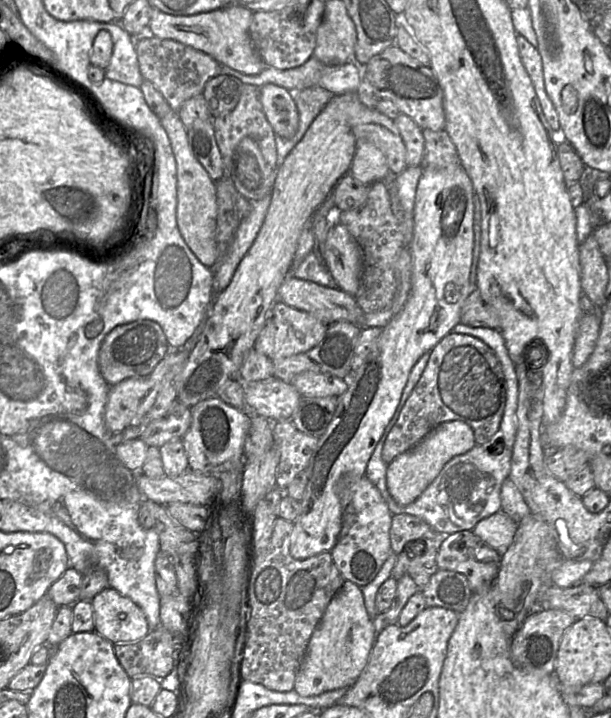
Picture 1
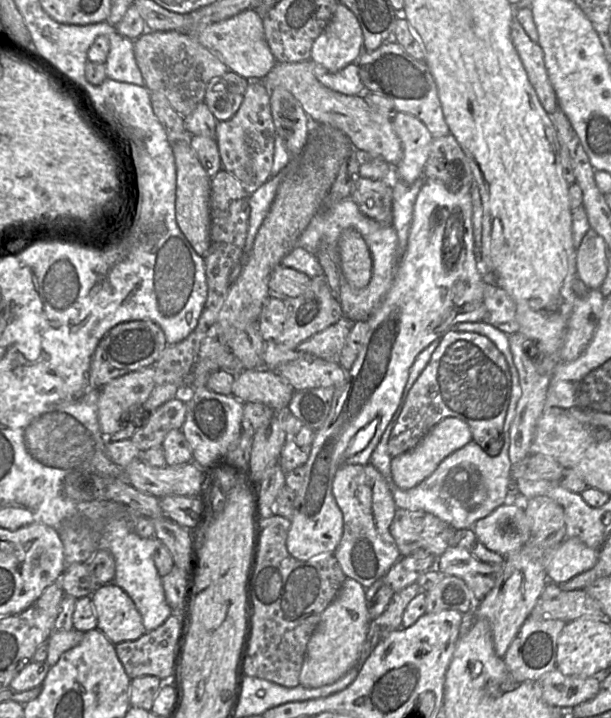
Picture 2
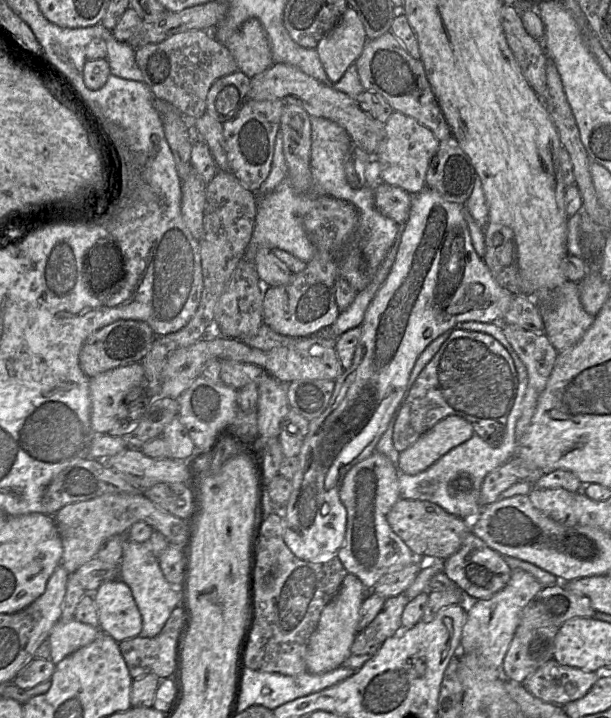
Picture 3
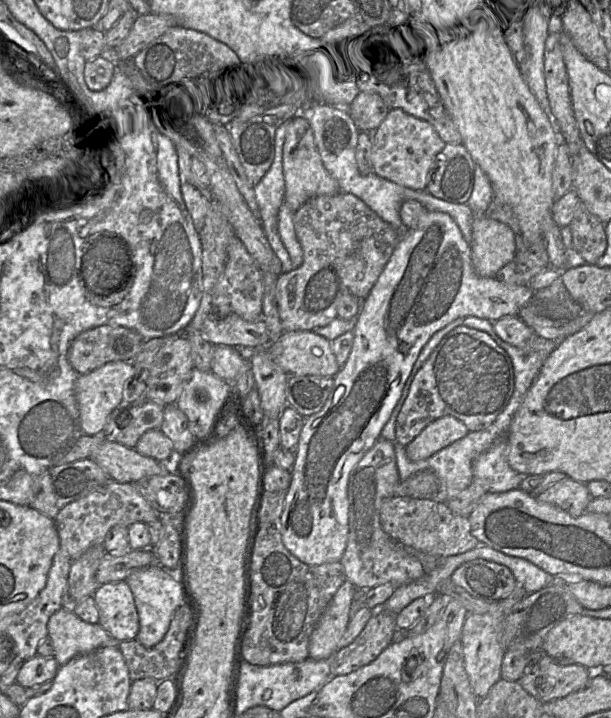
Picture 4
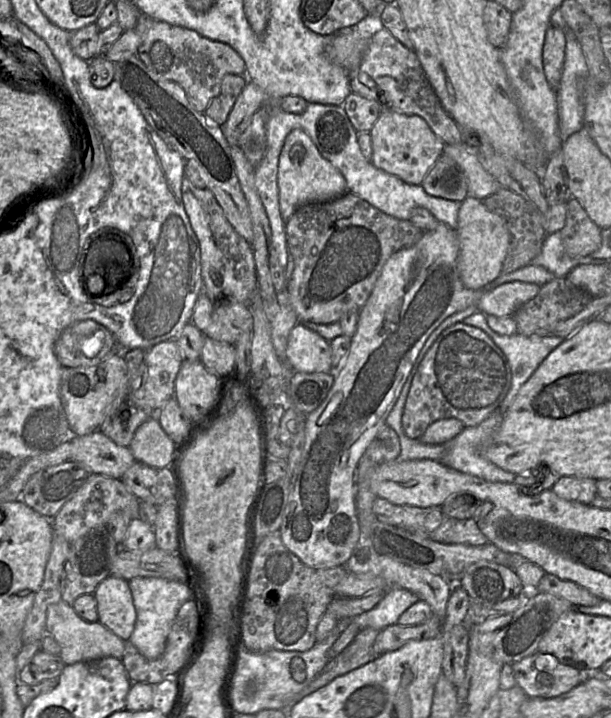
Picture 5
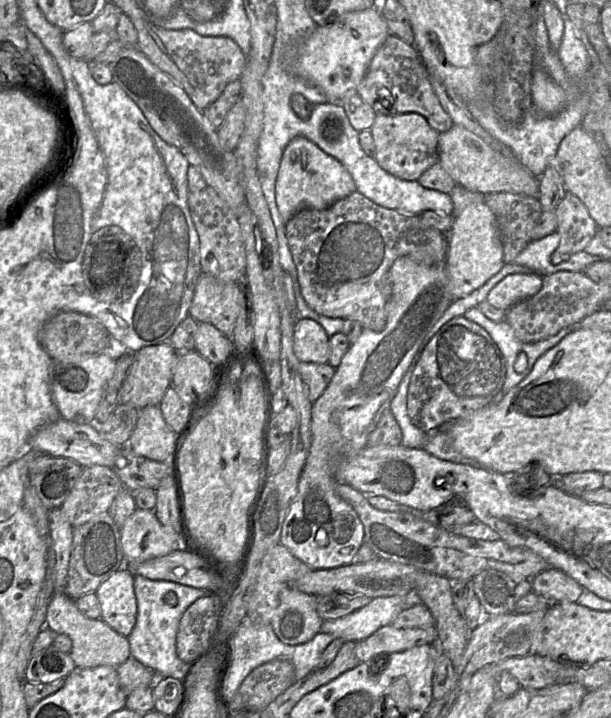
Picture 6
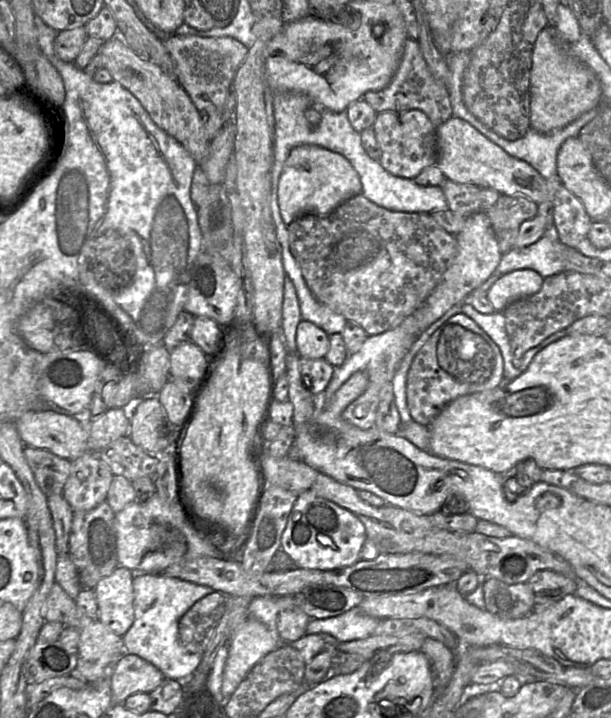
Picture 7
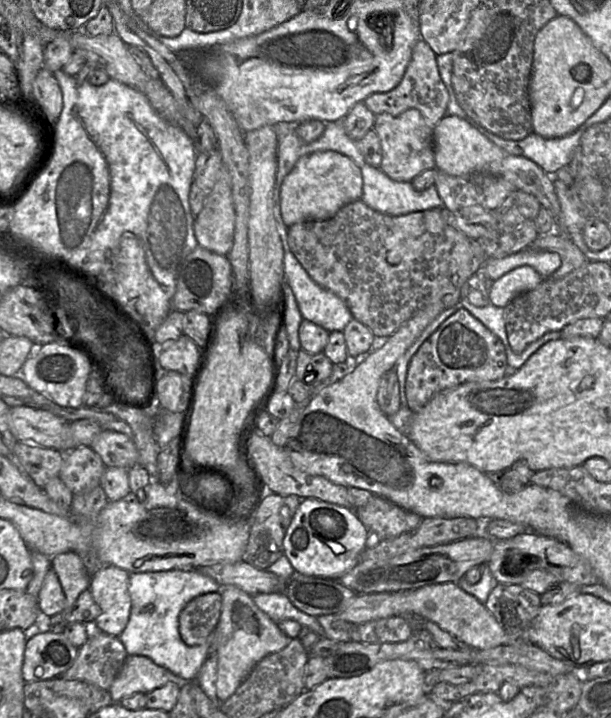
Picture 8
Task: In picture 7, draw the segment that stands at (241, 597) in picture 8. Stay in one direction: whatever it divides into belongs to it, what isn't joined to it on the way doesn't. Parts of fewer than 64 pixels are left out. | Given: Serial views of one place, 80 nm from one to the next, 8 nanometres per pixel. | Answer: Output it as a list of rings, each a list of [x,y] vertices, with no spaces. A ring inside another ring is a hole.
[[[248,615],[246,620],[233,630],[228,642],[228,658],[224,668],[221,692],[225,699],[229,699],[250,670],[267,654],[281,645],[279,636],[273,636],[266,625]]]

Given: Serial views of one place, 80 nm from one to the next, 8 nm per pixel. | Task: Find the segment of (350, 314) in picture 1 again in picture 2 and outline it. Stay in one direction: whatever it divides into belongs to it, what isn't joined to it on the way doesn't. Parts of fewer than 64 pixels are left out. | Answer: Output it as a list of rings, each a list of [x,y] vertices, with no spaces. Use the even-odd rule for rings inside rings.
[[[280,264],[272,271],[268,287],[270,295],[278,298],[294,298],[302,295],[310,283],[311,278],[307,275]]]

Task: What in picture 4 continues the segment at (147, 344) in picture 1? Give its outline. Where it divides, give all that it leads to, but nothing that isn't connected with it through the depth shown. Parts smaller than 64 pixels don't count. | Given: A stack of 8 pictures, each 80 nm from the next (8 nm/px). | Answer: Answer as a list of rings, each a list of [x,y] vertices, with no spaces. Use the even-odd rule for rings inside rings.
[[[102,325],[81,332],[71,342],[68,360],[78,374],[86,374],[111,361],[132,360],[144,341],[133,329]]]

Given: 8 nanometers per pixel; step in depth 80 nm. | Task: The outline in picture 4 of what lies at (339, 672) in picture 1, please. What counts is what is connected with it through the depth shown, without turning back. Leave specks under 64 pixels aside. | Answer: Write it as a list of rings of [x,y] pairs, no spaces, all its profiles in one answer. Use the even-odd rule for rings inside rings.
[[[346,580],[336,591],[311,633],[308,657],[327,659],[337,650],[351,619],[351,604],[356,587]]]

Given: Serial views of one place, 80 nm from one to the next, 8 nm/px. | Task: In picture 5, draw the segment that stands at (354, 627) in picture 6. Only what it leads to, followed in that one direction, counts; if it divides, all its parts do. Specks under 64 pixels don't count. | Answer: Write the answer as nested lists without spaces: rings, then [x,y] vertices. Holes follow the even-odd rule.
[[[390,588],[374,608],[353,617],[349,622],[354,622],[360,630],[373,628],[380,631],[396,624],[401,614],[418,600],[418,596],[408,590]]]

